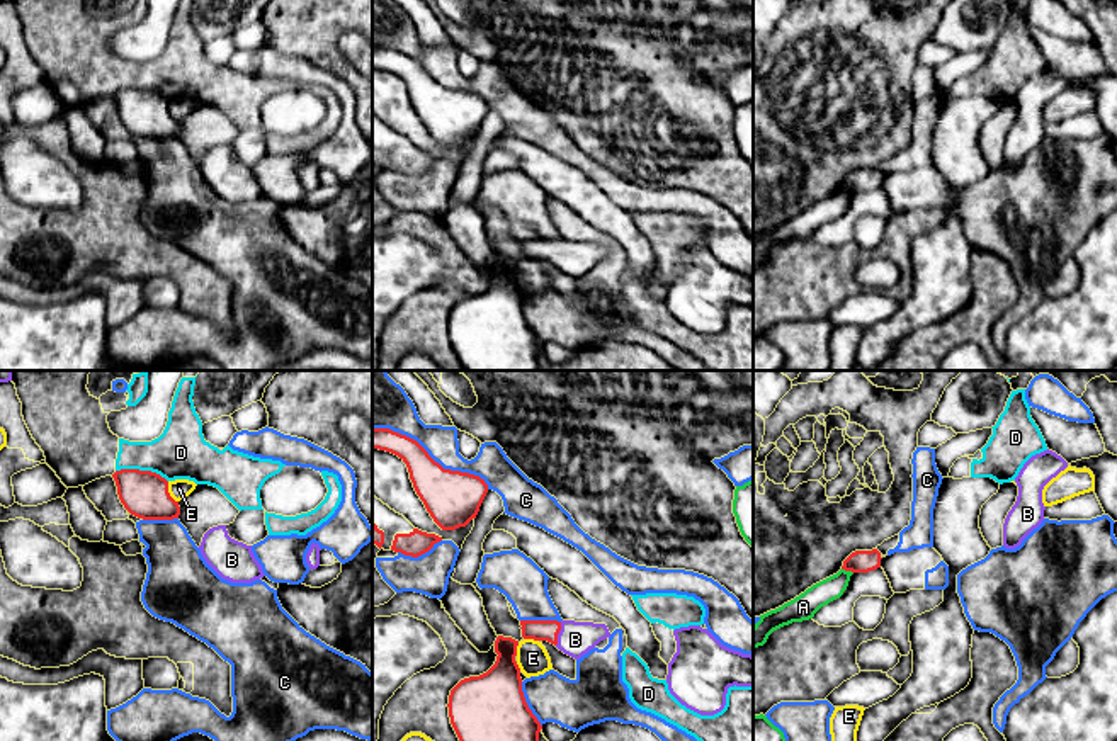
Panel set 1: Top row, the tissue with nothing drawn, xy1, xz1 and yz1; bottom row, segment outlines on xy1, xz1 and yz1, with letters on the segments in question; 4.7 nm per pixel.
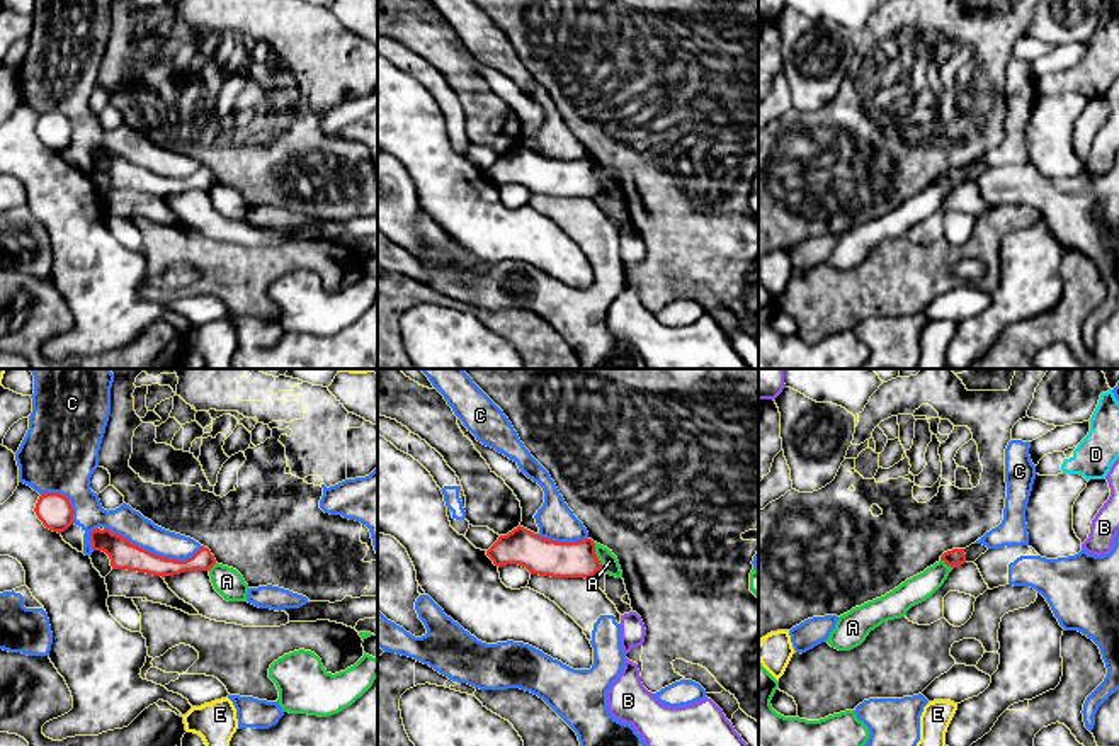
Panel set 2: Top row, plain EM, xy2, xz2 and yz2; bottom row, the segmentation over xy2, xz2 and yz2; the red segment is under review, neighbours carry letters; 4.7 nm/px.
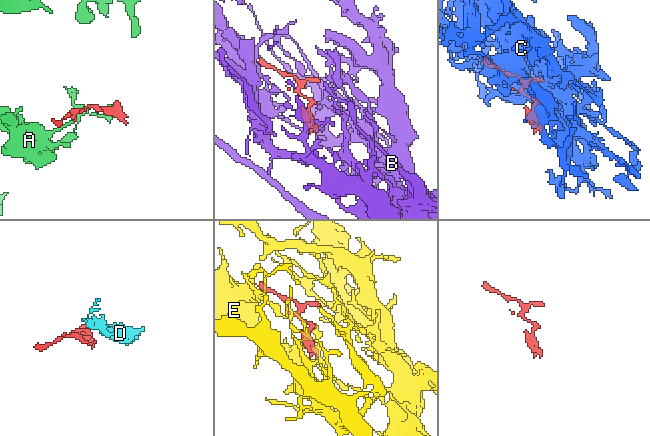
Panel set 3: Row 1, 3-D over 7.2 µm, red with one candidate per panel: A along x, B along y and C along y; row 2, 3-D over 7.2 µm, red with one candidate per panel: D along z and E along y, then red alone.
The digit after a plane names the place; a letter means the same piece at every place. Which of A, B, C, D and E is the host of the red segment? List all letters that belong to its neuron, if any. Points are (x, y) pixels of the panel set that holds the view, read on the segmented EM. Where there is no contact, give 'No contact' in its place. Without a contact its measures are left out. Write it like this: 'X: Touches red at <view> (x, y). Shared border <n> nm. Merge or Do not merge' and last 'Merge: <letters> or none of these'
A: Touches red at xz2 (596, 556). Shared border 140 nm. Do not merge
B: Touches red at xz1 (558, 633). Shared border 120 nm. Merge
C: Touches red at xz1 (430, 458). Shared border 600 nm. Do not merge
D: Touches red at xy1 (141, 471). Shared border 260 nm. Do not merge
E: Touches red at xy1 (167, 492). Shared border 120 nm. Do not merge
Merge: B

